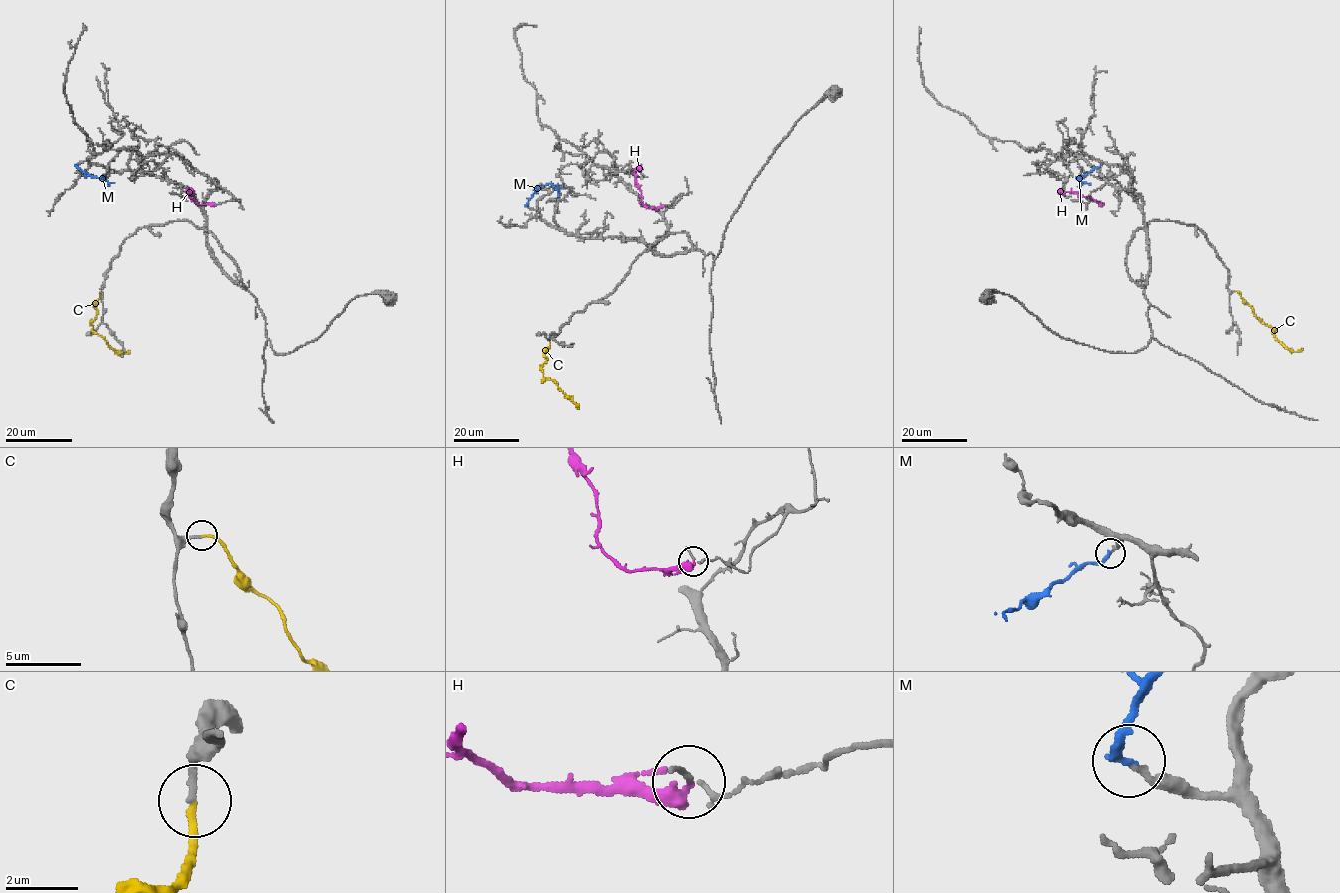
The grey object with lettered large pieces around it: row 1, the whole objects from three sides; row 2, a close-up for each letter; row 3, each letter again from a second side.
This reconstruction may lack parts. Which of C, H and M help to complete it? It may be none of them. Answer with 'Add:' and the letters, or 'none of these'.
Add: C

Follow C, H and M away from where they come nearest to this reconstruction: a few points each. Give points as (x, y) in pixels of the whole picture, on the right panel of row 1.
C: (1234, 291), (1289, 350), (1301, 349)
H: (1100, 204), (1072, 192), (1063, 192)
M: (1101, 166), (1078, 179), (1082, 183)

